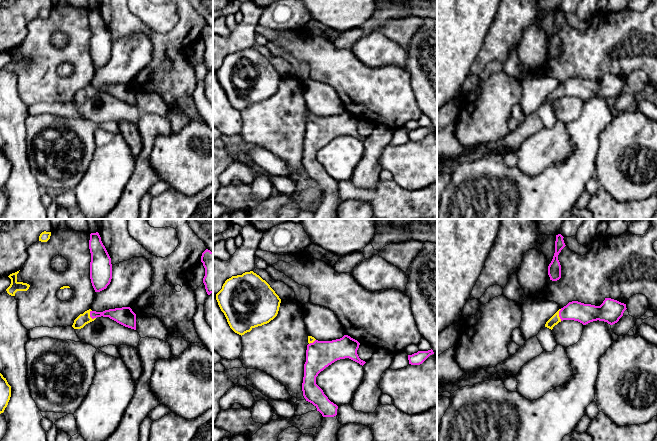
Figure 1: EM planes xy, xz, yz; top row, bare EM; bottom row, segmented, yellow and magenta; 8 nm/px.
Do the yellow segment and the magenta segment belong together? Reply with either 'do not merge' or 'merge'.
merge

